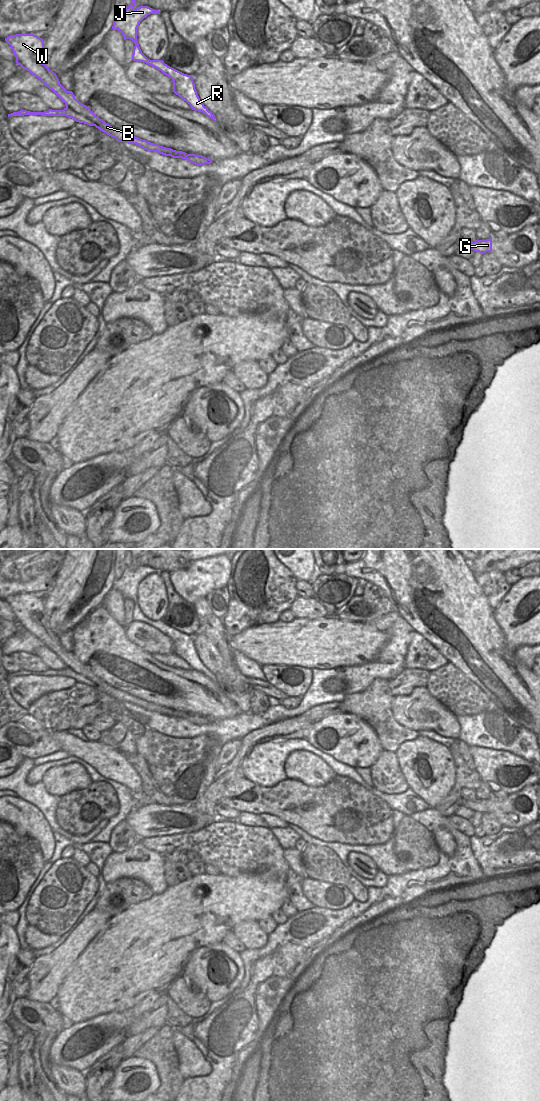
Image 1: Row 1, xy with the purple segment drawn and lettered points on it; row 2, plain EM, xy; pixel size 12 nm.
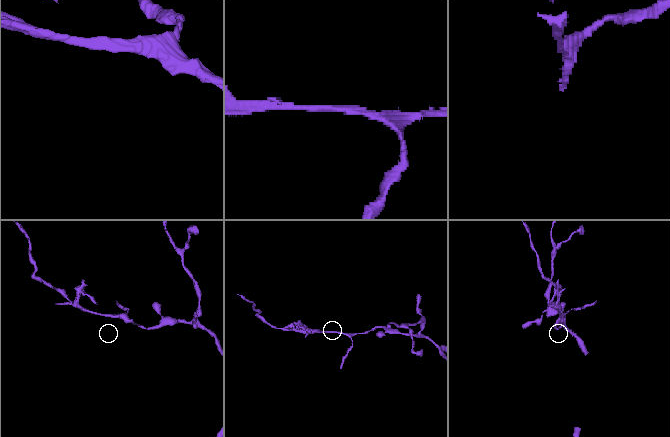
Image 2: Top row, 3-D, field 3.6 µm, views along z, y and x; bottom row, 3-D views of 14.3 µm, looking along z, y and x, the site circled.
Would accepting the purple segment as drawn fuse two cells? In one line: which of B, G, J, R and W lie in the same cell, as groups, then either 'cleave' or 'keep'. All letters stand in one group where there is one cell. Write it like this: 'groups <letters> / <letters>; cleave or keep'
groups B G W / J R; cleave

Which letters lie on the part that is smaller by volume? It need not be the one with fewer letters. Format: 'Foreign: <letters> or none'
Foreign: J, R.

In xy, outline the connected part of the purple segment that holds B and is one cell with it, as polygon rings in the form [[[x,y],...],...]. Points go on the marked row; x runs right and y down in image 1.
[[[16,34],[5,38],[10,45],[15,57],[16,63],[23,69],[29,71],[32,75],[40,79],[45,86],[52,90],[66,105],[78,114],[91,120],[95,127],[107,135],[115,138],[129,139],[134,144],[147,151],[158,152],[165,156],[173,158],[186,159],[189,162],[203,166],[211,164],[212,160],[202,155],[187,154],[182,151],[176,151],[158,144],[154,144],[142,139],[136,139],[135,136],[128,136],[118,129],[110,126],[108,123],[96,116],[89,107],[80,103],[72,91],[67,91],[61,84],[57,75],[41,62],[41,56],[44,54],[44,40],[34,34]]]

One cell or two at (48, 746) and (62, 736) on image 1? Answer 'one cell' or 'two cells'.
two cells

